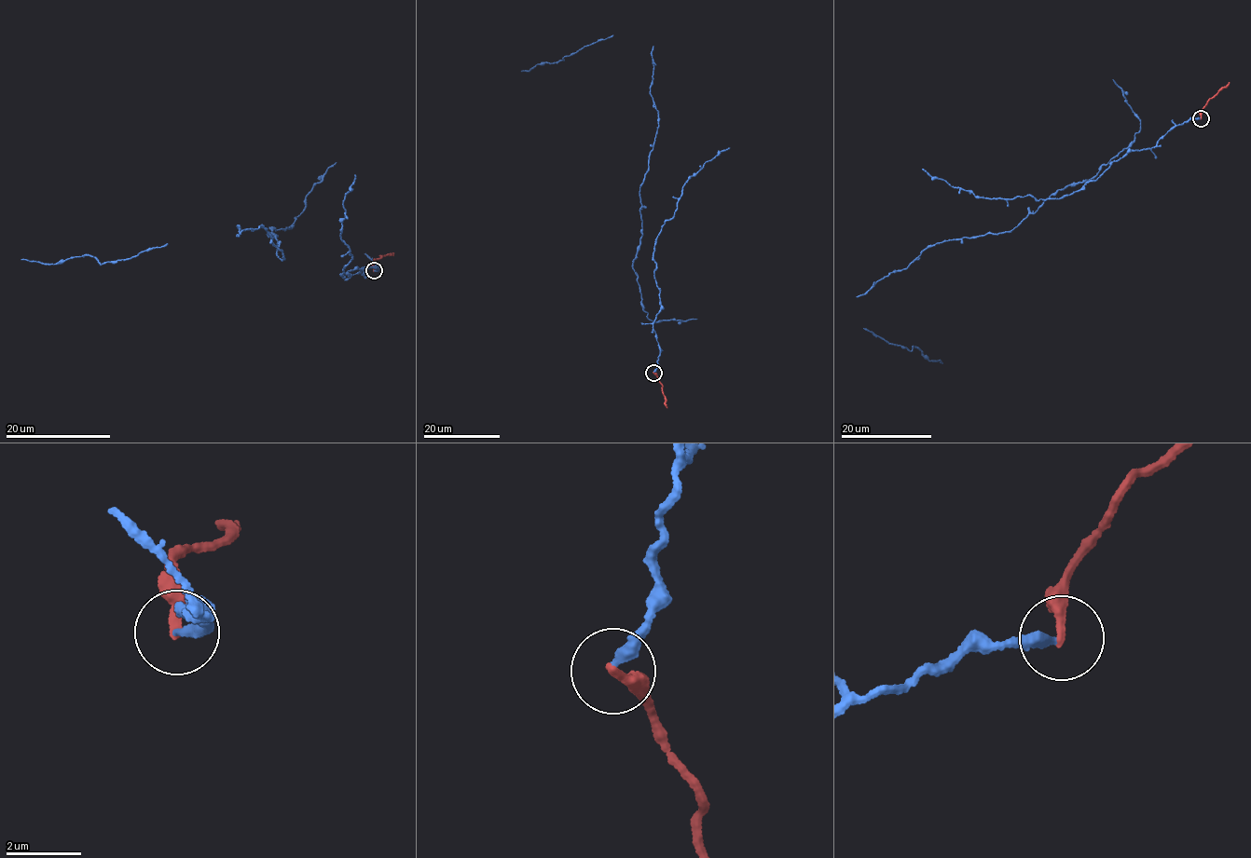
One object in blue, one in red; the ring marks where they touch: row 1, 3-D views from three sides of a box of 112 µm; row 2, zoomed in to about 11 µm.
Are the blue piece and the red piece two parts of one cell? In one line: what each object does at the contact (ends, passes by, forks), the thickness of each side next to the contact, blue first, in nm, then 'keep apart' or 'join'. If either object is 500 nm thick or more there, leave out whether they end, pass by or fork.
blue ends; red ends; calibres 240 and 300 nm; join

